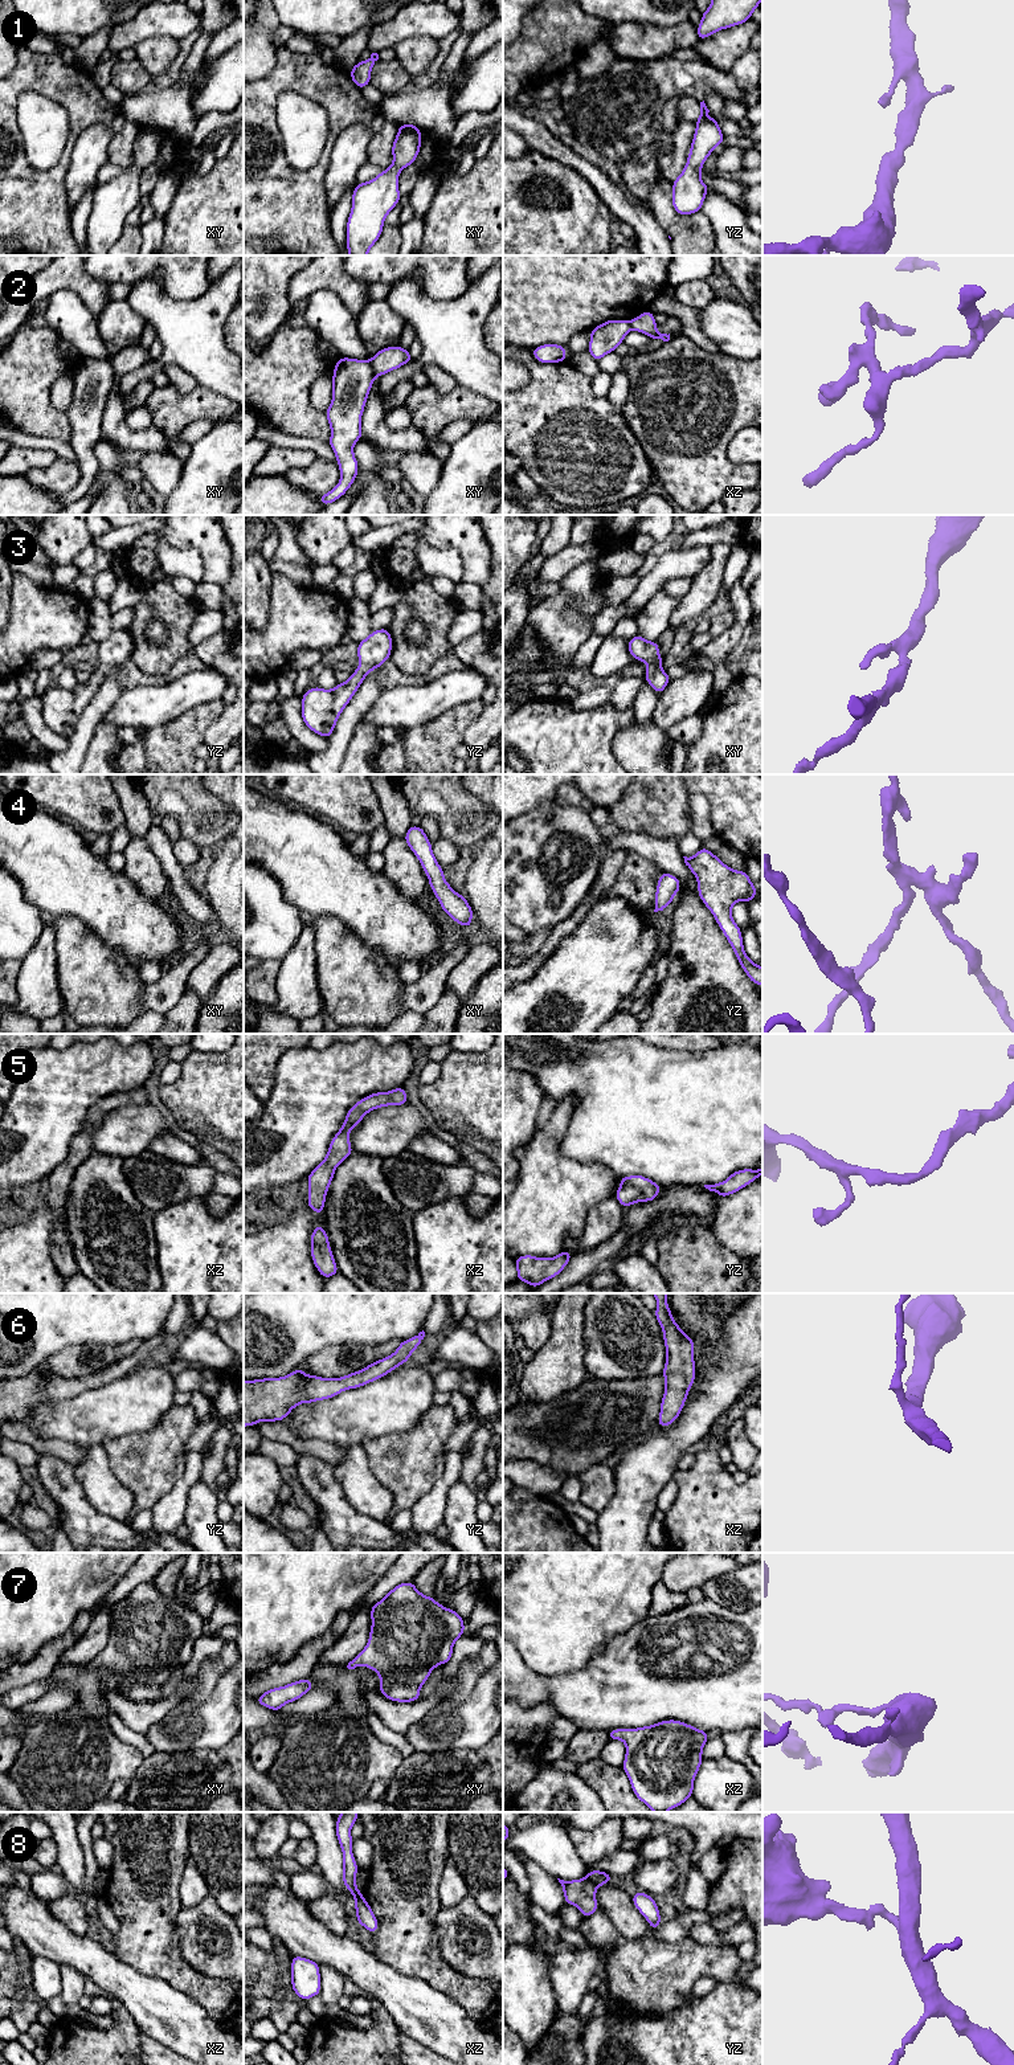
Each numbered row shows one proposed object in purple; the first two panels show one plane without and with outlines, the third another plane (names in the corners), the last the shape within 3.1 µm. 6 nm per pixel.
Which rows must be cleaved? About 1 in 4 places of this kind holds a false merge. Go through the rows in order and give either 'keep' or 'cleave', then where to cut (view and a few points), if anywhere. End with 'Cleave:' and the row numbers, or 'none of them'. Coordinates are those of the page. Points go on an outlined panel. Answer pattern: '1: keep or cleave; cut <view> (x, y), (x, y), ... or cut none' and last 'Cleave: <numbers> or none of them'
1: keep; cut none
2: cleave; cut xy (368, 362), (375, 375)
3: keep; cut none
4: keep; cut none
5: keep; cut none
6: keep; cut none
7: keep; cut none
8: cleave; cut yz (587, 1876), (597, 1886)
Cleave: 2, 8

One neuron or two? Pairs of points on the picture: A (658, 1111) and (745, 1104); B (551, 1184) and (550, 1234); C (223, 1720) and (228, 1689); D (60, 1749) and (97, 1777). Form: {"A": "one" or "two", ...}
{"A": "one", "B": "one", "C": "one", "D": "one"}

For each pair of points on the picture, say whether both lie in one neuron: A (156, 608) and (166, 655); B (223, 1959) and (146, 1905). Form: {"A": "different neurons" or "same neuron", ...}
{"A": "same neuron", "B": "different neurons"}

